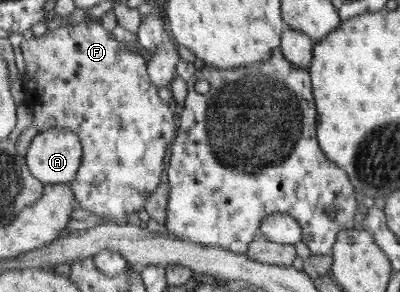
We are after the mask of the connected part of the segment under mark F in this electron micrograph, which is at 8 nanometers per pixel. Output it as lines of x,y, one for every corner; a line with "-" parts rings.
99,20
83,22
73,26
67,25
48,31
48,33
33,37
32,39
23,40
20,44
24,62
26,64
26,72
21,77
25,93
24,103
29,108
31,113
32,123
36,126
39,132
45,132
53,128
67,129
78,134
84,148
82,158
82,167
78,170
78,175
75,180
70,183
75,196
78,198
78,206
96,215
103,216
109,220
109,223
117,223
127,225
127,214
139,212
141,208
145,208
146,202
150,199
151,194
155,192
155,188
161,184
161,176
165,170
165,160
167,160
167,152
171,148
178,136
178,115
175,113
172,102
164,102
163,98
157,94
158,86
151,80
148,72
149,60
145,60
143,56
139,56
132,46
123,41
116,40
112,34
109,34

